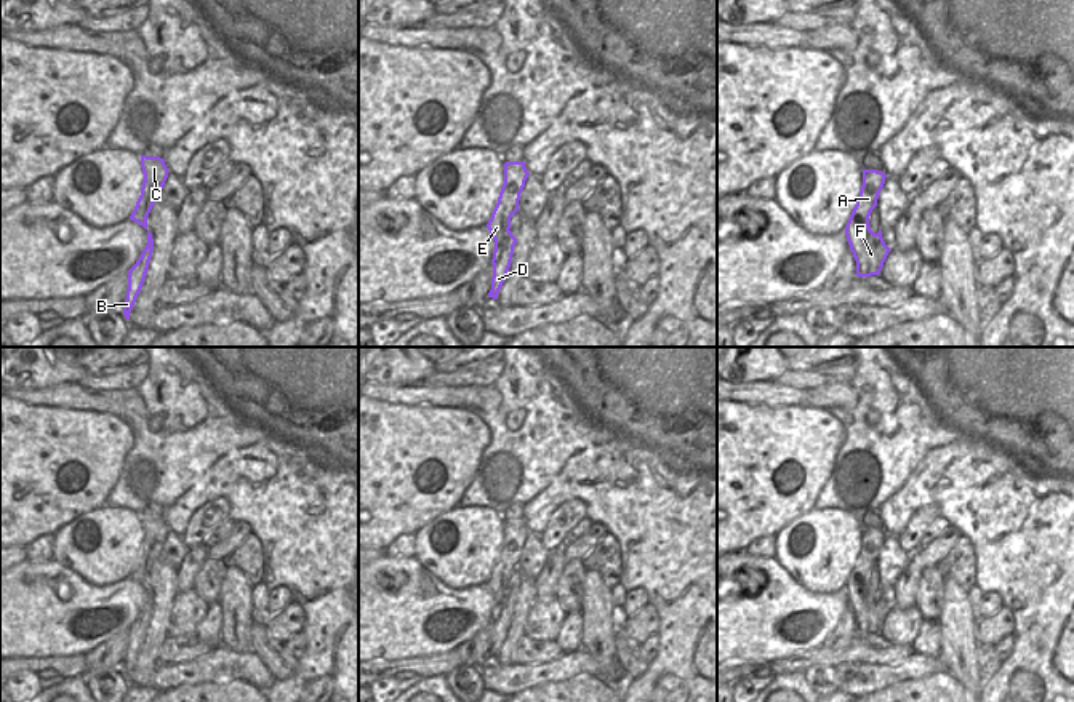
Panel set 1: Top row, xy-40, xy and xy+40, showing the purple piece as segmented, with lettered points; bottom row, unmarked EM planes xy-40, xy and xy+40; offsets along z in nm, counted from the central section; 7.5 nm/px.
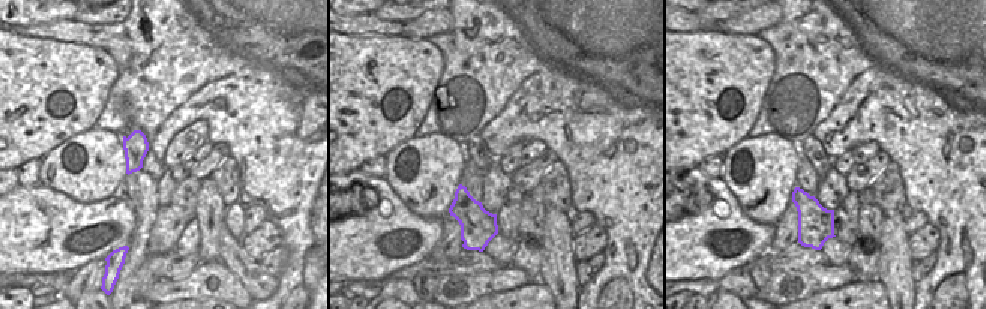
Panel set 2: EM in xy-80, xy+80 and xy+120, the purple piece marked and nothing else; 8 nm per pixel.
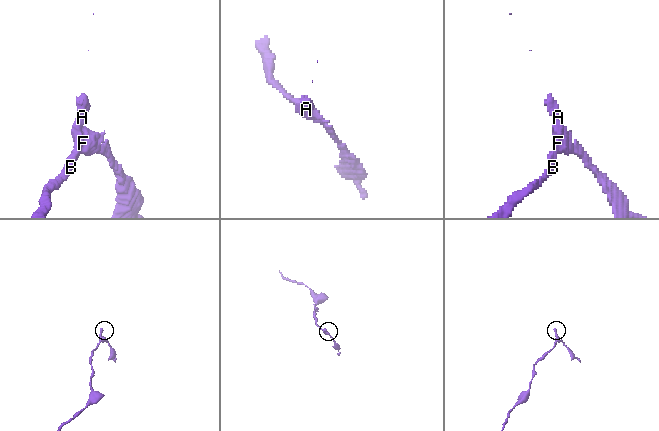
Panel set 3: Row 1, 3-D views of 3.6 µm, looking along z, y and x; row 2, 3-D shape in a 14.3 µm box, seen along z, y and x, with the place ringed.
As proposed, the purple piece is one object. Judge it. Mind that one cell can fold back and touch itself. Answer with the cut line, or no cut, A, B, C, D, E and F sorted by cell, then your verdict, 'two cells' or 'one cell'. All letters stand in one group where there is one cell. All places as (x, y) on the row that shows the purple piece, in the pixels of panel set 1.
cut xy (509, 231), (501, 247), (501, 256), (492, 263); groups A C E F / B D; two cells

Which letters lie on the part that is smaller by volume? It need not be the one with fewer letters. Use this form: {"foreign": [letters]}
{"foreign": ["A", "C", "E", "F"]}

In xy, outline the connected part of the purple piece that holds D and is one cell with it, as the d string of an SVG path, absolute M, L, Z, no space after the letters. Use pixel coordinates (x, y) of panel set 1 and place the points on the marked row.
M509 230L506 235L506 240L501 246L501 259L493 264L493 277L491 277L491 289L488 293L488 297L498 299L498 293L507 277L509 267L511 267L511 259L512 259L512 251L517 243L517 238L512 235Z

